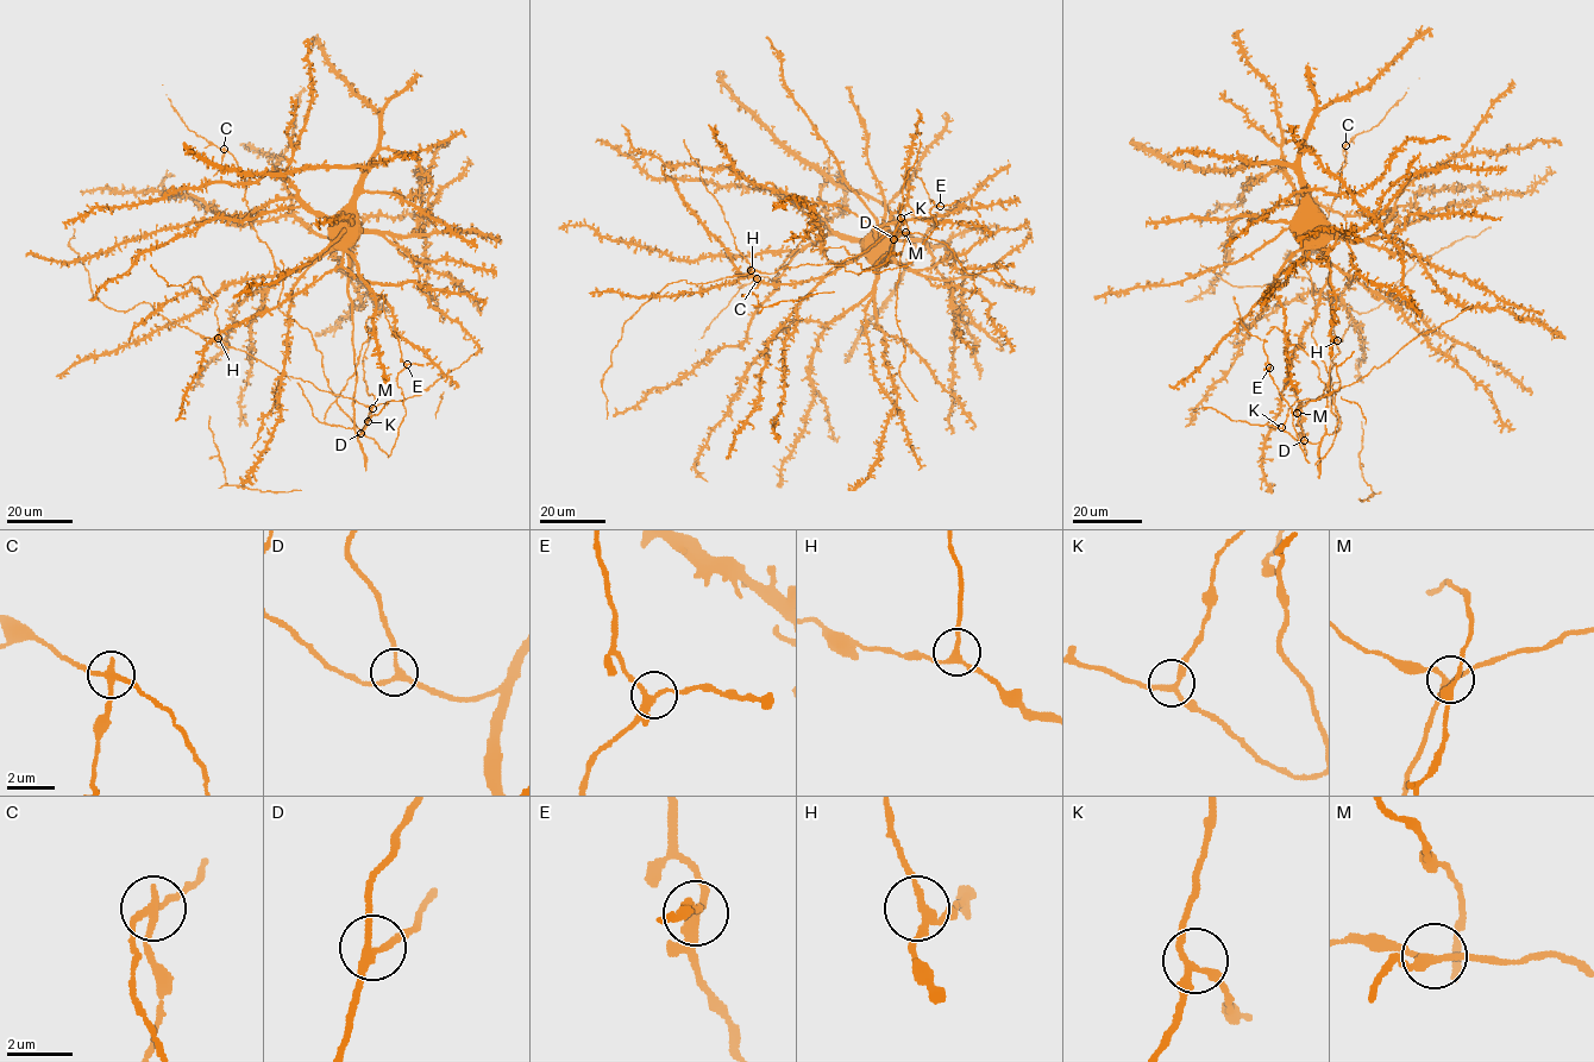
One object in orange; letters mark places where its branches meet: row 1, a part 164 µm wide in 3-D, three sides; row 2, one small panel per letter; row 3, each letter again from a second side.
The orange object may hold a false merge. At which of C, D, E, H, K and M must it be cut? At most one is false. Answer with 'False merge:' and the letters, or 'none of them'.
False merge: C

